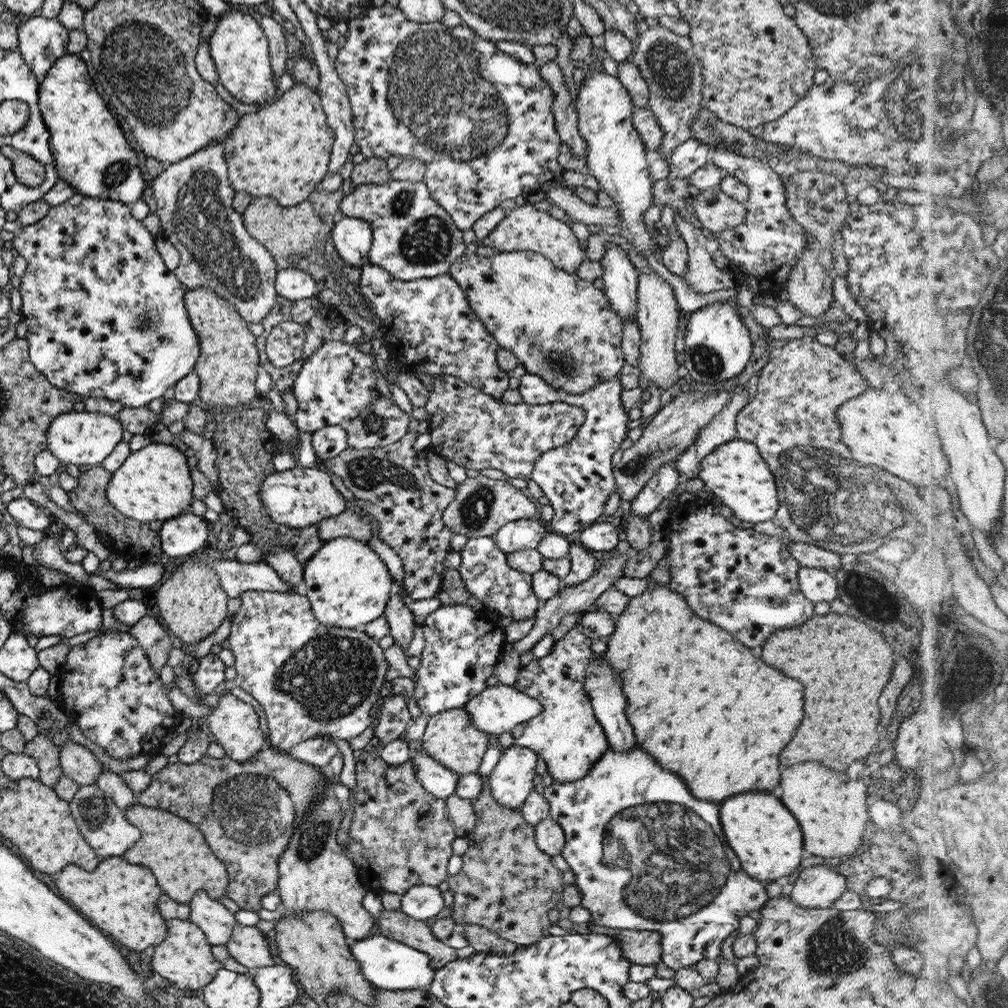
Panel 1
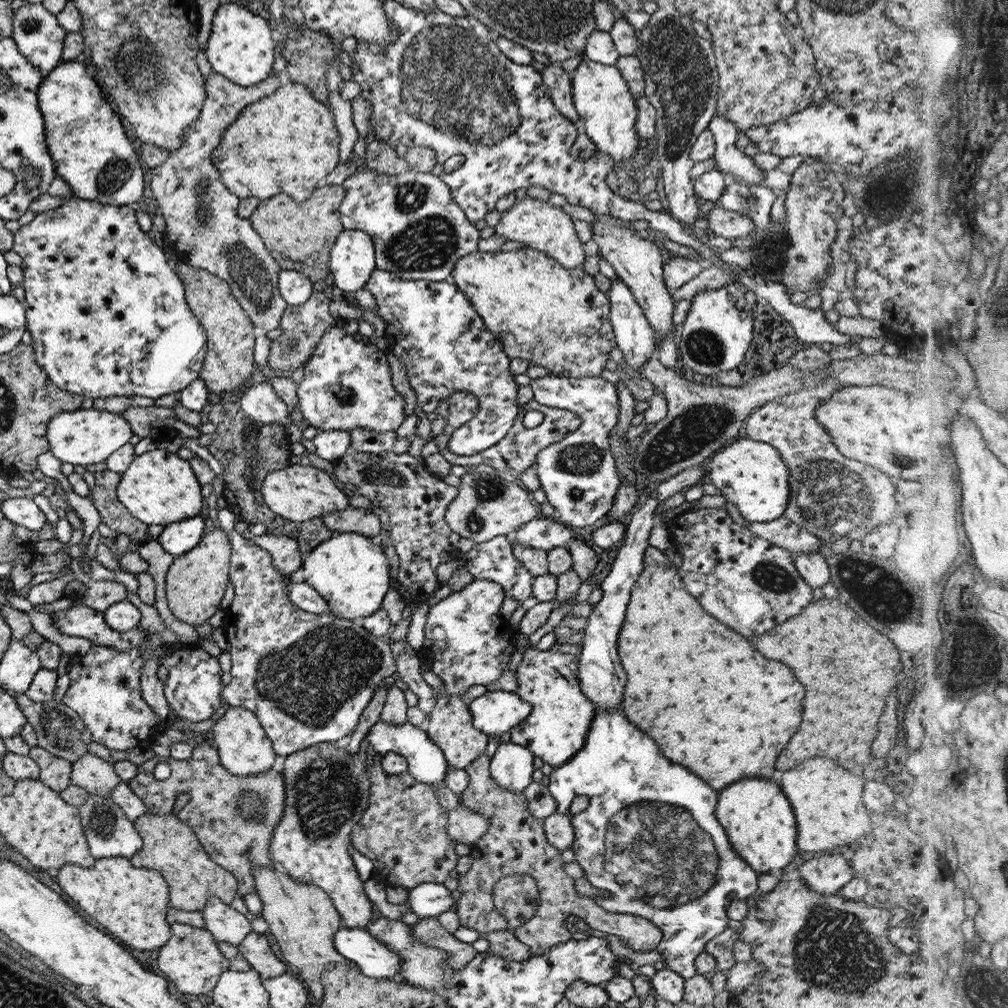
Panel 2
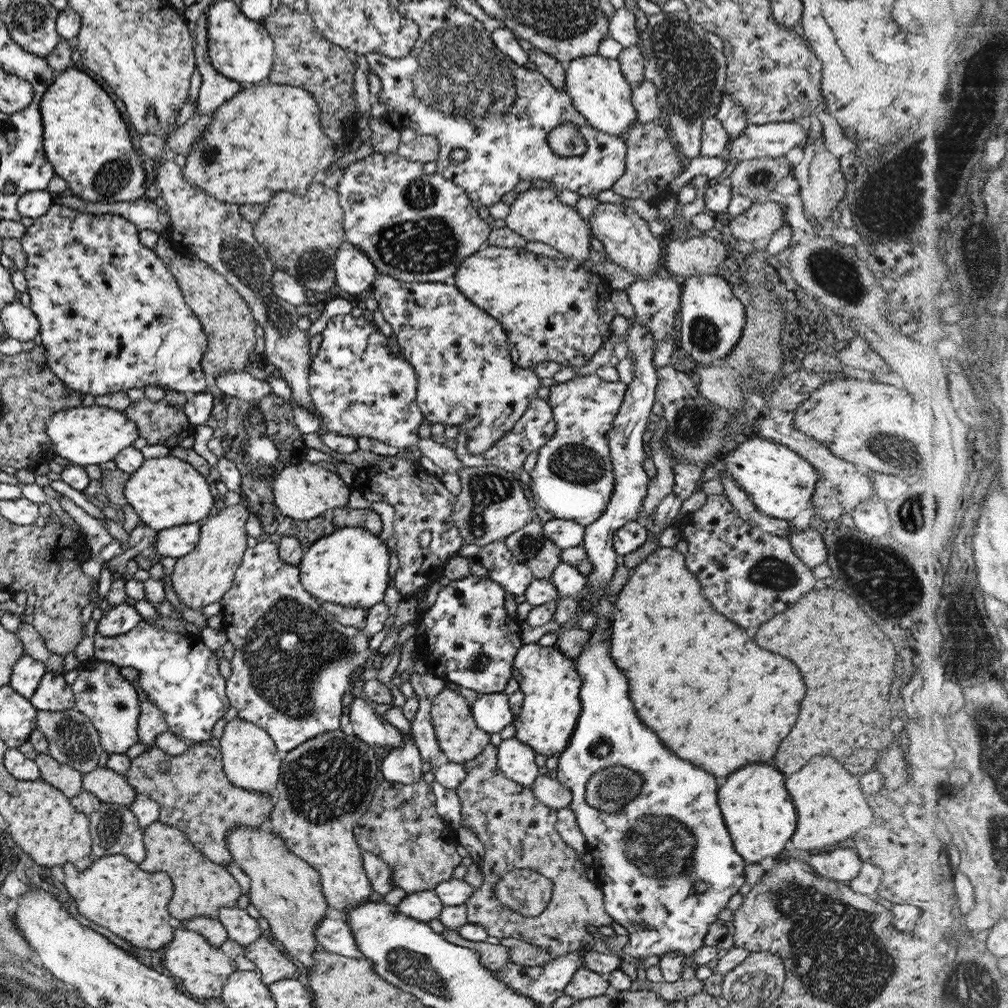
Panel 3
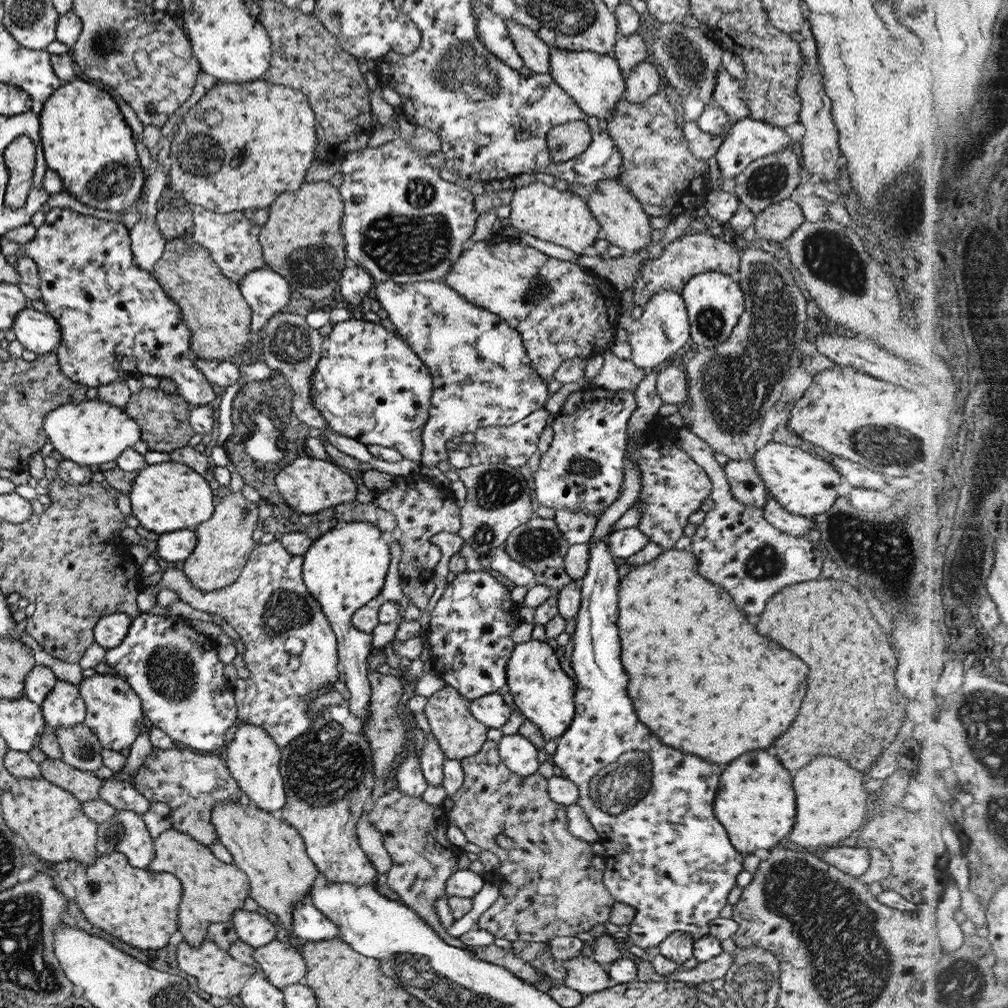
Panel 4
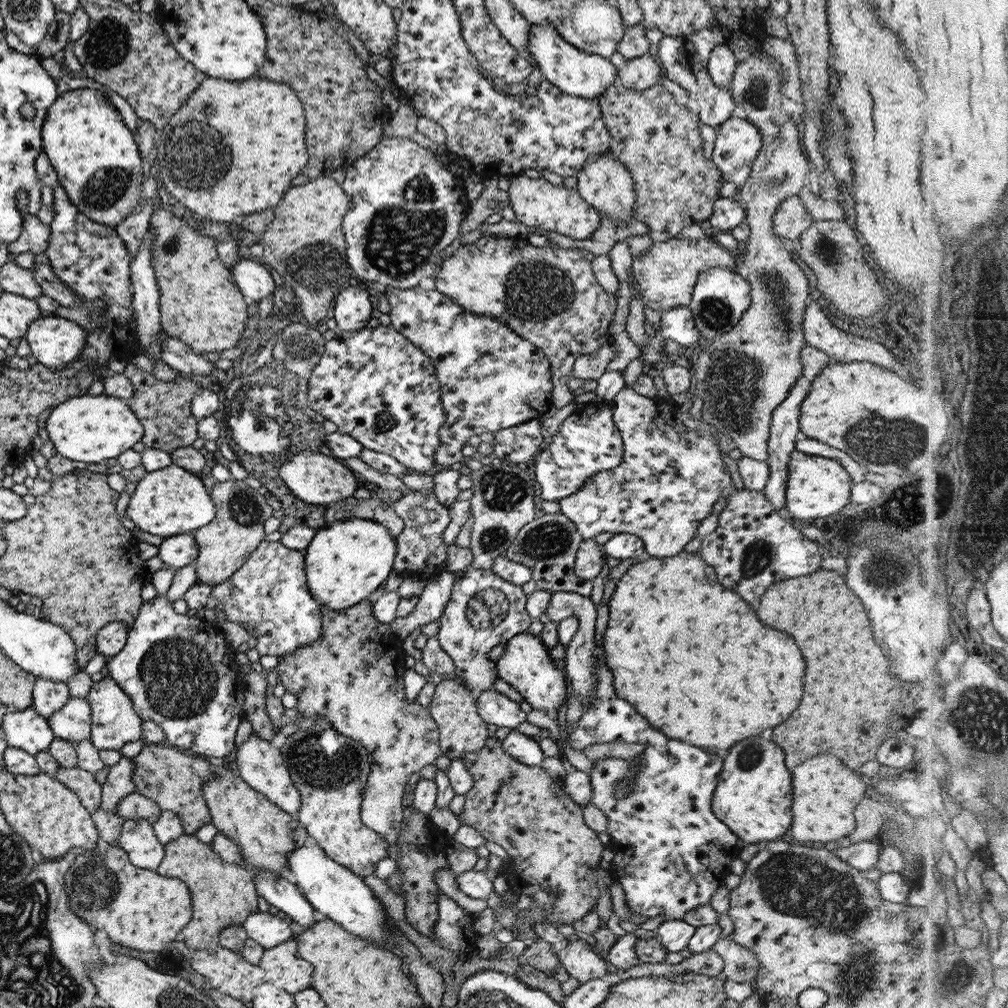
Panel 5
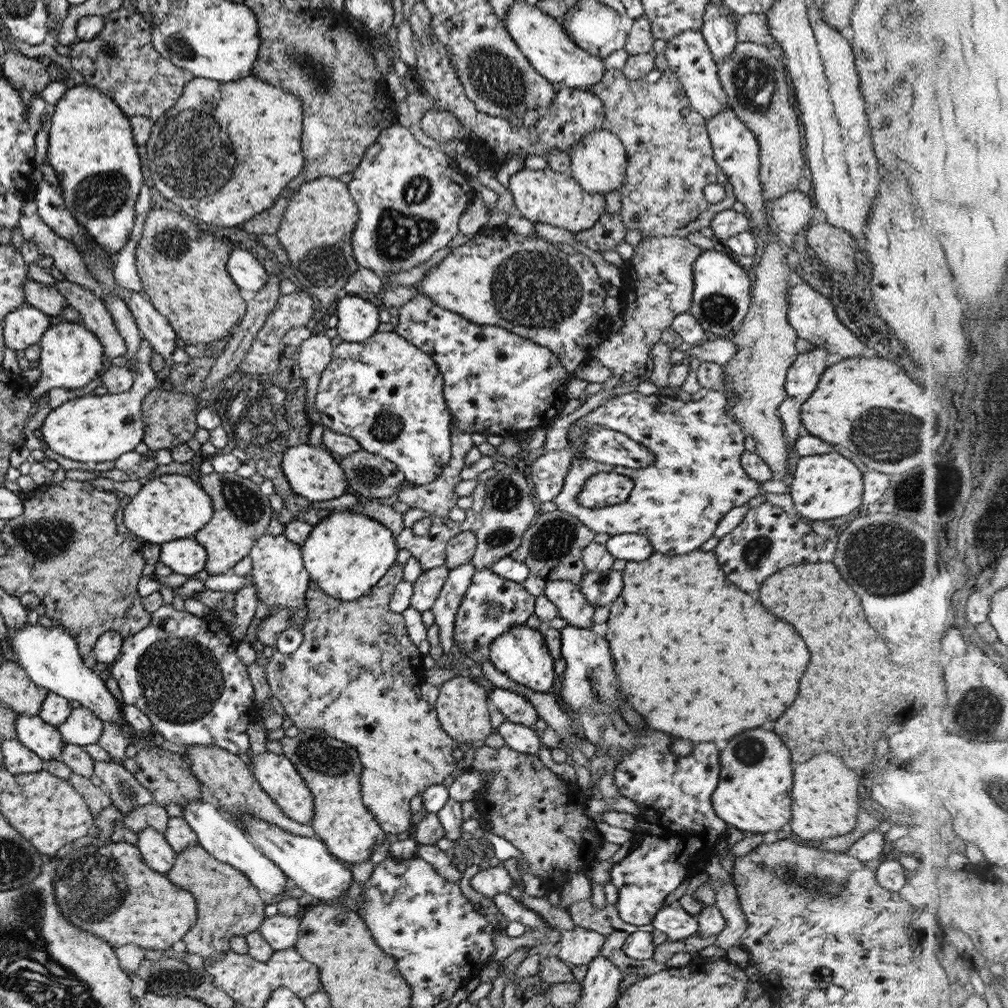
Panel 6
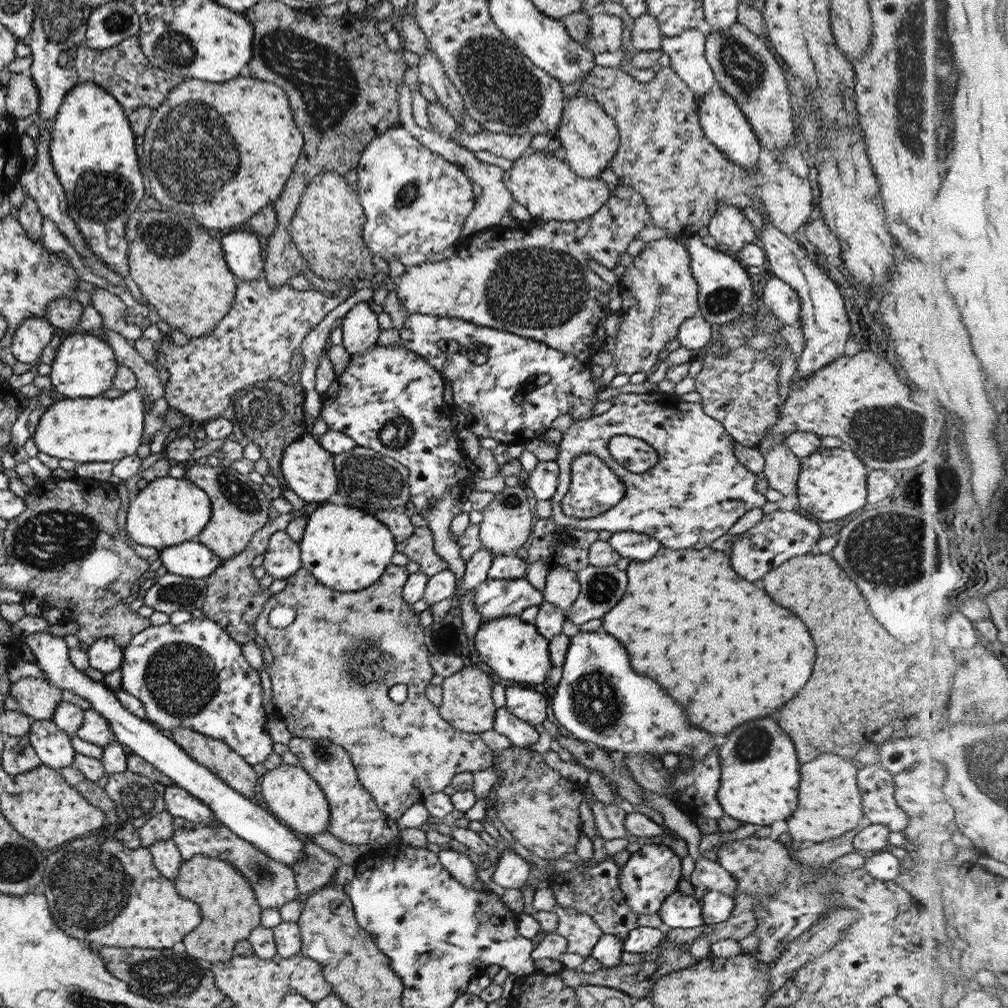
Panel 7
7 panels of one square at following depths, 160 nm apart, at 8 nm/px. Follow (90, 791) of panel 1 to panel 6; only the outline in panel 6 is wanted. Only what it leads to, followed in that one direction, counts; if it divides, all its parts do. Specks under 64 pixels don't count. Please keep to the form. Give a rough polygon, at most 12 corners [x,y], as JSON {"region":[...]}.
{"region":[[142,828],[135,846],[151,870],[164,875],[176,852],[162,833]]}

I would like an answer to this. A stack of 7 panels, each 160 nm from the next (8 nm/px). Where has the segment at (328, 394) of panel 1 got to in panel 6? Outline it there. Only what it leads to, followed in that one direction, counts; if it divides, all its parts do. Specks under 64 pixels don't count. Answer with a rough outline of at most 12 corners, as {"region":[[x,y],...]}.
{"region":[[394,331],[341,341],[321,371],[324,428],[411,486],[450,459],[428,354]]}

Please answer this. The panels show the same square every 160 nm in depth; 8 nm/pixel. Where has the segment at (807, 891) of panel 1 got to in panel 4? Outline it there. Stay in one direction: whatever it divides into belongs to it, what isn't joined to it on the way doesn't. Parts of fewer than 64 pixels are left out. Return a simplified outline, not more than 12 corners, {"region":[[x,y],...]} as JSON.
{"region":[[829,846],[819,858],[855,878],[869,866],[866,848]]}

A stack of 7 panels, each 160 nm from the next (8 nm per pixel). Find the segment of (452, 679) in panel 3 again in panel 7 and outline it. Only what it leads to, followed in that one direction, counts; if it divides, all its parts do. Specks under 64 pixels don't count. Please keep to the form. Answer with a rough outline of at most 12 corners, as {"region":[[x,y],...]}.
{"region":[[525,576],[486,578],[474,588],[481,621],[539,606]]}

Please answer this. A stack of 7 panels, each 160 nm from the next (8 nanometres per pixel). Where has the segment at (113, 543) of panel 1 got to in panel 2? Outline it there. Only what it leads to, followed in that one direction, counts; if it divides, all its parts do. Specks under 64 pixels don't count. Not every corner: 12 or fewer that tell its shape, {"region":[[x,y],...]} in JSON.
{"region":[[93,473],[89,500],[101,522],[138,544],[151,541],[147,525],[119,502],[121,476]]}

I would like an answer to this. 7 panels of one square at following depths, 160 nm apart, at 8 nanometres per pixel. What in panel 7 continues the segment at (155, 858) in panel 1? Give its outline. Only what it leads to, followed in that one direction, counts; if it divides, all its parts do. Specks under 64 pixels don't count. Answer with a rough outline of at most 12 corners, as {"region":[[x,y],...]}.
{"region":[[196,854],[172,883],[201,910],[183,938],[205,965],[229,960],[259,926],[251,885]]}

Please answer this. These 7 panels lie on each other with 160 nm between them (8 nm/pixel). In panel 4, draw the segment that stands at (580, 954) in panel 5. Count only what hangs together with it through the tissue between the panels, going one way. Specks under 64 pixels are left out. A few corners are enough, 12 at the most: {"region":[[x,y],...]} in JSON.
{"region":[[590,957],[563,962],[562,984],[582,996],[607,987],[605,967]]}

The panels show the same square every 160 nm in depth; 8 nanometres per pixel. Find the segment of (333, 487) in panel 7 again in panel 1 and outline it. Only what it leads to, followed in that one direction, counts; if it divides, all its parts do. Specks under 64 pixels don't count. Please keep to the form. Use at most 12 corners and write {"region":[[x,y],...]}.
{"region":[[299,465],[265,476],[258,495],[291,528],[337,516],[327,474]]}

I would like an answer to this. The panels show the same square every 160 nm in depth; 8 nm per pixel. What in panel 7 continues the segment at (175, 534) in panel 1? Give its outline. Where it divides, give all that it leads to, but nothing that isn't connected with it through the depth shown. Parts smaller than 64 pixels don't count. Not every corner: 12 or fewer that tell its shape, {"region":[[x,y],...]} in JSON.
{"region":[[196,540],[161,549],[167,573],[204,580],[221,559]]}

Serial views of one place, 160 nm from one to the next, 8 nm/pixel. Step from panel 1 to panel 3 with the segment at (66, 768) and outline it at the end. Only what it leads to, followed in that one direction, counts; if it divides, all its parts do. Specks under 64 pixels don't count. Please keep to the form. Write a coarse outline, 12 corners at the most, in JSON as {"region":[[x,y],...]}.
{"region":[[98,766],[82,773],[82,790],[99,802],[133,802],[124,775]]}

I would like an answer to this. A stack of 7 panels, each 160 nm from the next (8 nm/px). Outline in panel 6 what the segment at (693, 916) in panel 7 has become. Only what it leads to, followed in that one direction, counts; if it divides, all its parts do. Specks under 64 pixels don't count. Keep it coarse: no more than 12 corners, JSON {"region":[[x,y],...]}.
{"region":[[676,904],[651,920],[667,941],[683,940],[698,930],[696,918]]}

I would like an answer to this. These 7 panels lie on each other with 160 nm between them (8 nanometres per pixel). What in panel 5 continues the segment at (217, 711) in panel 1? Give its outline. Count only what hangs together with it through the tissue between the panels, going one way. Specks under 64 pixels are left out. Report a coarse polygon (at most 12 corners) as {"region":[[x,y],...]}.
{"region":[[252,735],[235,750],[249,786],[296,816],[301,804],[280,750]]}

